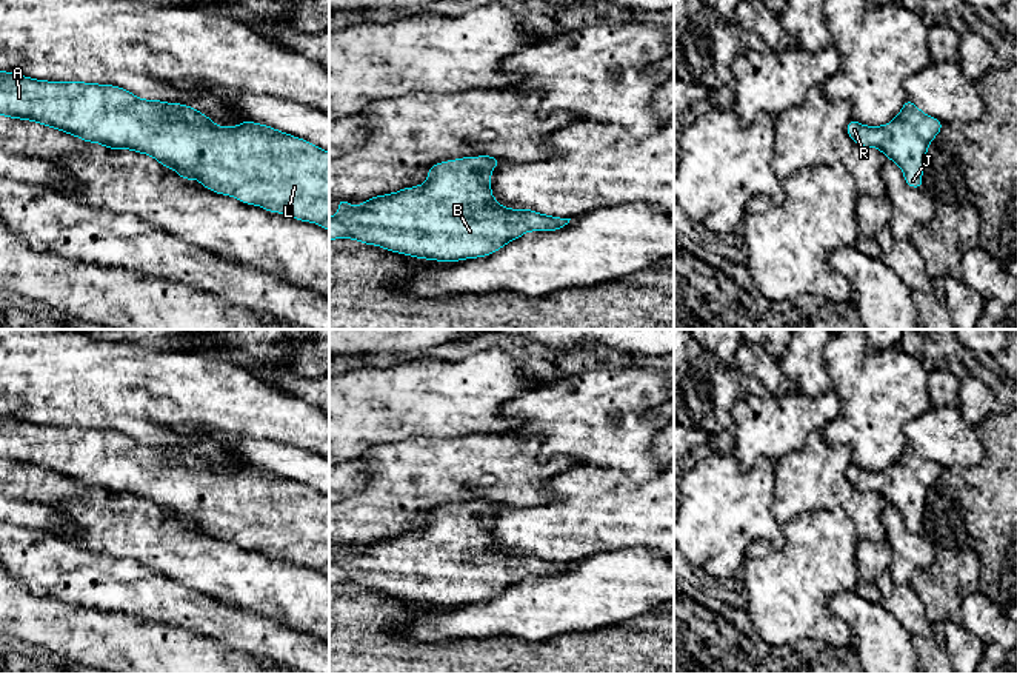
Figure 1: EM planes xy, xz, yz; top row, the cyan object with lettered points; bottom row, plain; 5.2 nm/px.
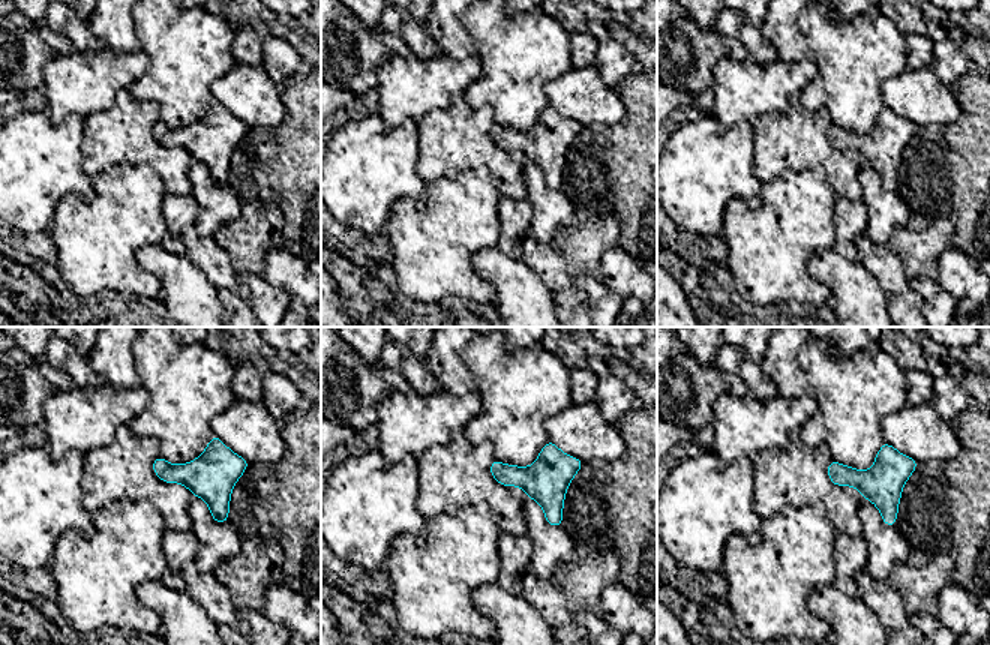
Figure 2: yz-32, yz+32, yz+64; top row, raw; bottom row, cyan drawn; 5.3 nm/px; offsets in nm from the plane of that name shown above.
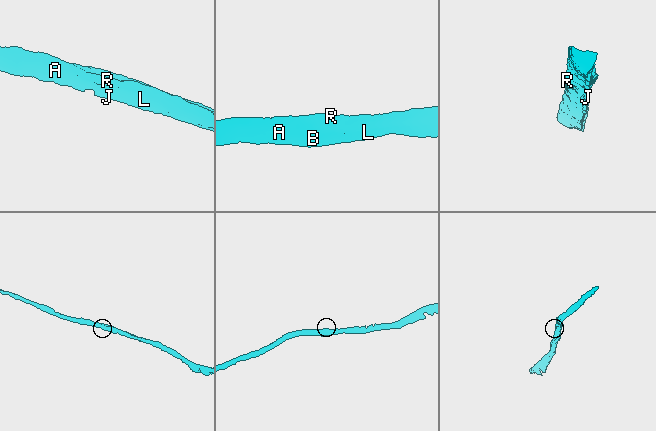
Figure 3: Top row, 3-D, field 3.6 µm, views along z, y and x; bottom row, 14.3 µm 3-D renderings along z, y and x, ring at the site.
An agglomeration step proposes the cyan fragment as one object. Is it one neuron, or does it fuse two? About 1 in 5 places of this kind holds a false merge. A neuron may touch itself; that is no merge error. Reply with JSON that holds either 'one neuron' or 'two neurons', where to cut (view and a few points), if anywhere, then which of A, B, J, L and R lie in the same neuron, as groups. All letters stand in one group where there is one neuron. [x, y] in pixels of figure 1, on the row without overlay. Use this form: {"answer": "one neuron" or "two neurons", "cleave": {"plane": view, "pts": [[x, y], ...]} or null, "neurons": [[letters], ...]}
{"answer": "one neuron", "cleave": null, "neurons": [["A", "B", "J", "L", "R"]]}

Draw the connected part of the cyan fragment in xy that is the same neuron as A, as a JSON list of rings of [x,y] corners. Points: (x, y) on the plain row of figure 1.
[[[0,415],[0,460],[32,465],[111,494],[132,494],[148,499],[165,512],[177,516],[183,525],[194,522],[217,539],[232,540],[243,548],[262,551],[269,557],[282,557],[297,565],[312,566],[329,576],[329,497],[274,472],[254,466],[223,472],[191,451],[142,445],[132,437],[112,429],[45,426],[5,415]]]

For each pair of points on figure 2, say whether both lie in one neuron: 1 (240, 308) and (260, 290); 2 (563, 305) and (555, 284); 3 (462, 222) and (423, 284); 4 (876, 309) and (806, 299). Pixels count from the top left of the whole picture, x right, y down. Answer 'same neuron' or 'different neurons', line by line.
1: different neurons
2: different neurons
3: same neuron
4: different neurons

